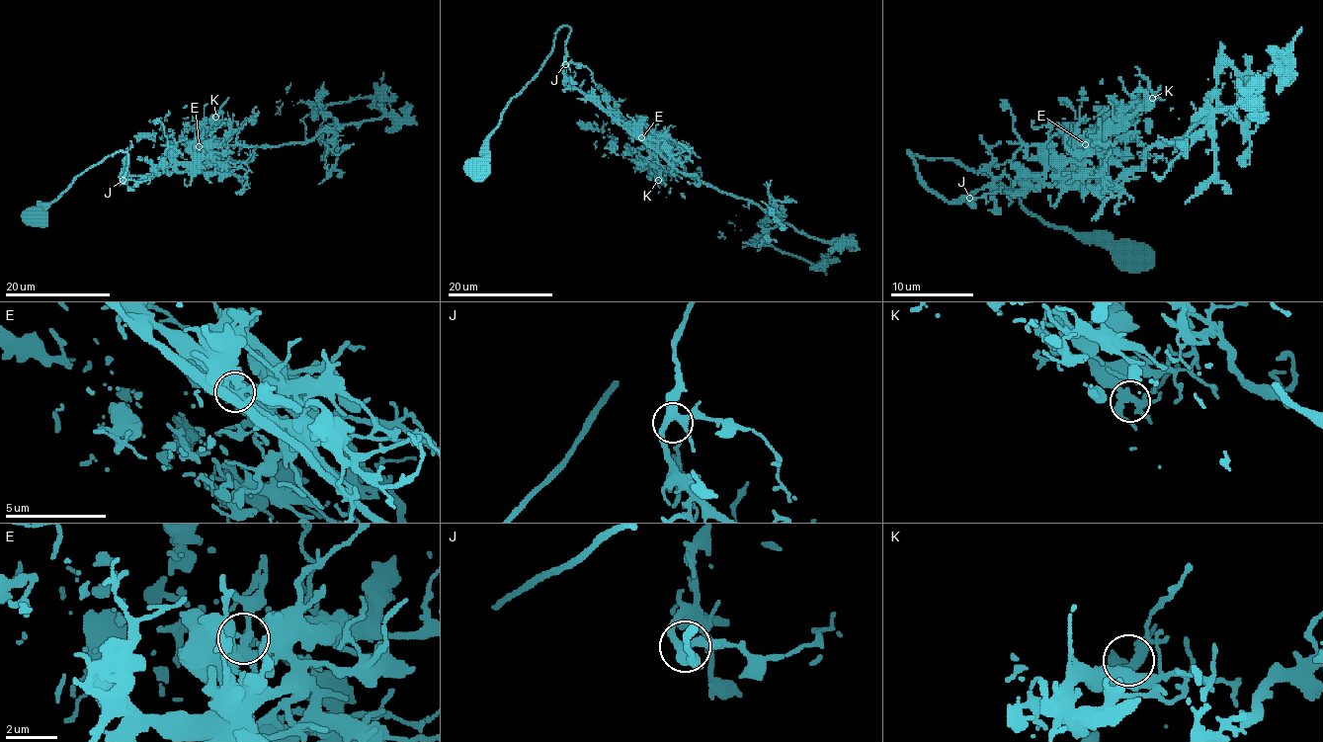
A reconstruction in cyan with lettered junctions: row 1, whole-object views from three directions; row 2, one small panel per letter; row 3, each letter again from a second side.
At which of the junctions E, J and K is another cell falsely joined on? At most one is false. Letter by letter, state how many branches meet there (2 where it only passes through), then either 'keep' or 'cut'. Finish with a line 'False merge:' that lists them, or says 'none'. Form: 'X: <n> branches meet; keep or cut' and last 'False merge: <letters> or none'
E: 4 branches meet; cut
J: 4 branches meet; keep
K: 5 branches meet; keep
False merge: E

